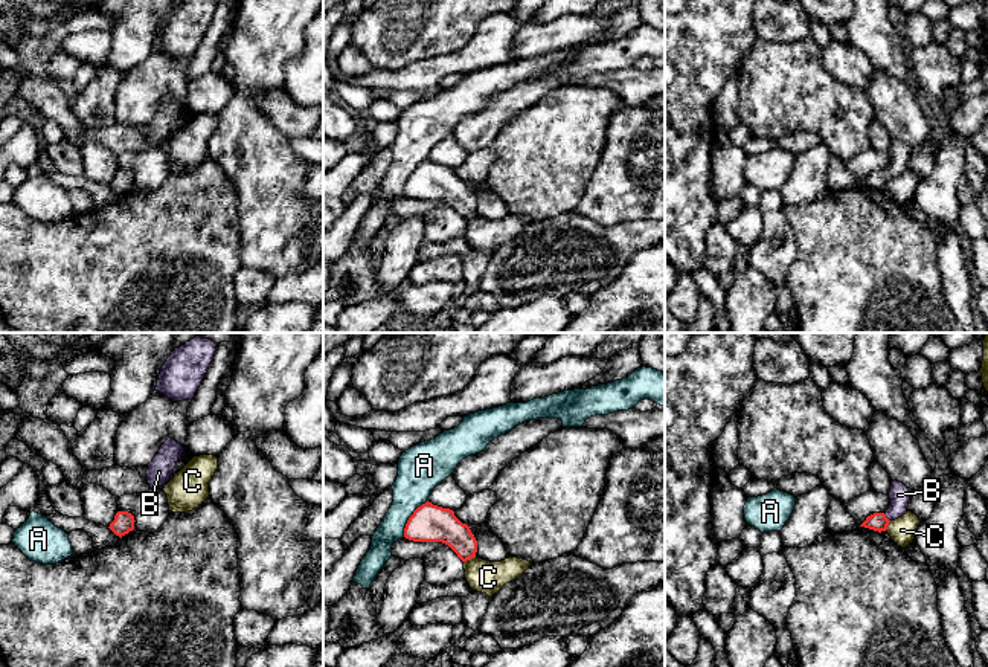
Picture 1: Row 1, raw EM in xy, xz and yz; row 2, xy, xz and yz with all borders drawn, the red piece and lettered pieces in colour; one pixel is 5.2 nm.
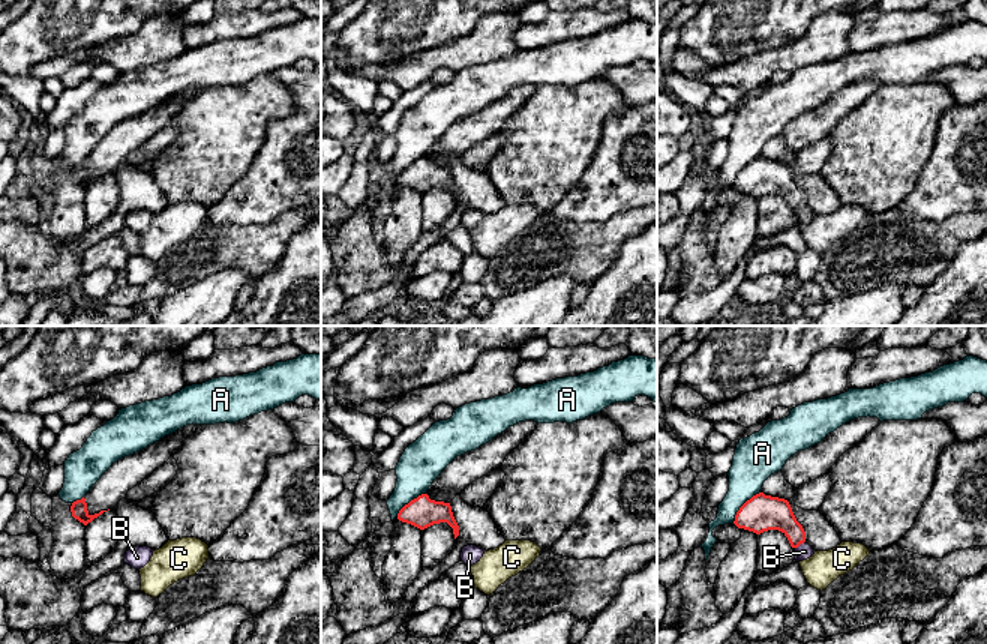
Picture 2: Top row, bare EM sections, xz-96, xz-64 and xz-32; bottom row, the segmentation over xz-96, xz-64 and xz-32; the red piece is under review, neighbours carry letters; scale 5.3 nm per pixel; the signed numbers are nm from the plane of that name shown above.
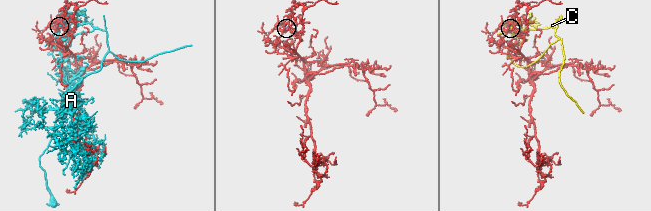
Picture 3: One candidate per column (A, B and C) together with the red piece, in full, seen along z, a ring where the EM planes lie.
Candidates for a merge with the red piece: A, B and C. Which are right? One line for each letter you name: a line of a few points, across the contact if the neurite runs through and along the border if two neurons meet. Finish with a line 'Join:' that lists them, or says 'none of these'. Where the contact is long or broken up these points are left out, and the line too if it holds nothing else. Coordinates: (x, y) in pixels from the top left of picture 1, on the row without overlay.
B: yz (878, 180), (886, 176), (898, 164), (898, 153)
Join: B

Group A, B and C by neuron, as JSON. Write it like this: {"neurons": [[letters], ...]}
{"neurons": [["A"], ["B"], ["C"]]}

